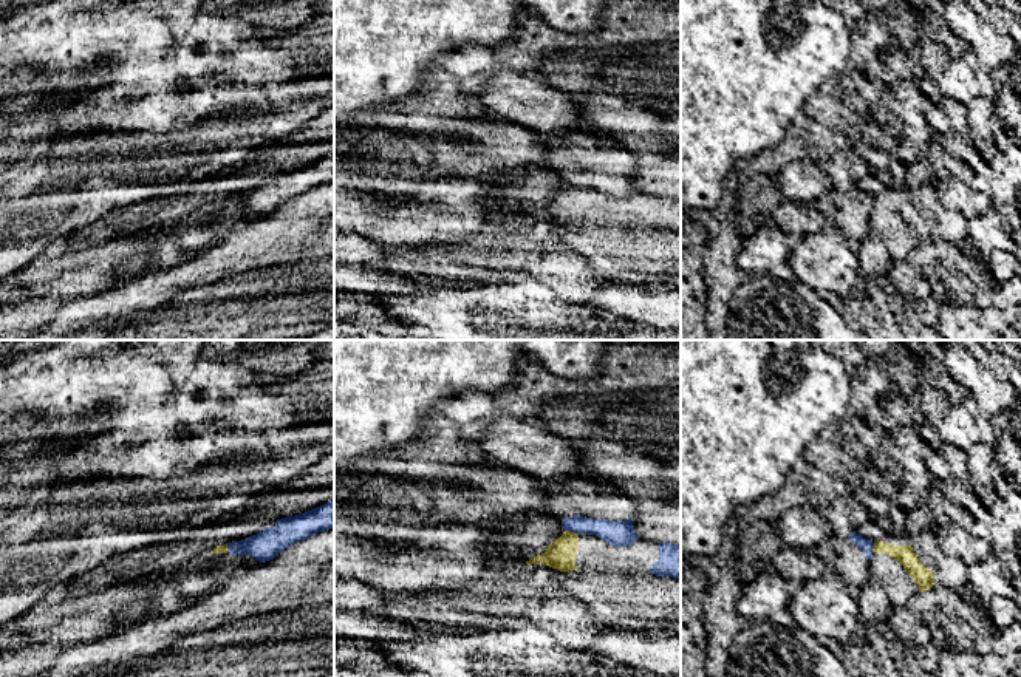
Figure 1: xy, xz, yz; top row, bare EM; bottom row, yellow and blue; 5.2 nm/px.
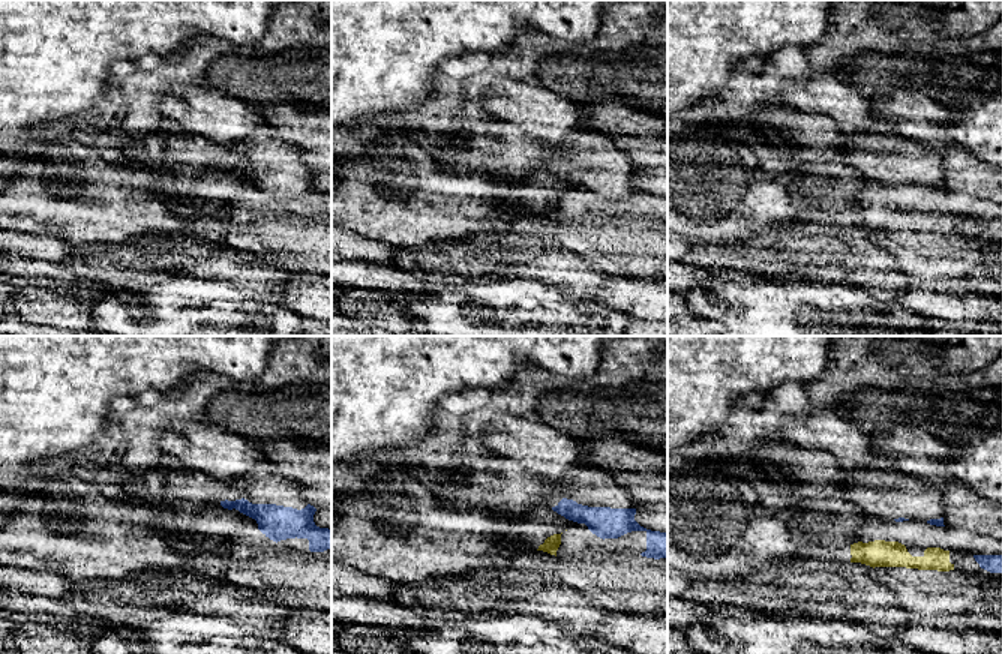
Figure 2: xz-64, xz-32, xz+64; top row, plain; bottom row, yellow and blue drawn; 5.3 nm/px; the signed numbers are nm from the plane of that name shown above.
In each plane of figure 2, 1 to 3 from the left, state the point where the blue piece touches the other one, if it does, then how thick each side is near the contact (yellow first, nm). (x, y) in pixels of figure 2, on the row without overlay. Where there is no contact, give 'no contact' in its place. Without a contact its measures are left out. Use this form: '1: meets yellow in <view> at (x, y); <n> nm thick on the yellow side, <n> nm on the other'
1: no contact
2: no contact
3: no contact

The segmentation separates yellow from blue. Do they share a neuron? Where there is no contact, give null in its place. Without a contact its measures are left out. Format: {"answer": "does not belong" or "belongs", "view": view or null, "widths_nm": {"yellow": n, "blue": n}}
{"answer": "does not belong", "view": "xz", "widths_nm": {"yellow": 160, "blue": 130}}

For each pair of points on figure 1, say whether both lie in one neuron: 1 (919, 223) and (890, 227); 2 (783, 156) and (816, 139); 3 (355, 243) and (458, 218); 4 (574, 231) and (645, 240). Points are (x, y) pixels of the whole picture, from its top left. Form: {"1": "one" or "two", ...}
{"1": "one", "2": "one", "3": "two", "4": "one"}

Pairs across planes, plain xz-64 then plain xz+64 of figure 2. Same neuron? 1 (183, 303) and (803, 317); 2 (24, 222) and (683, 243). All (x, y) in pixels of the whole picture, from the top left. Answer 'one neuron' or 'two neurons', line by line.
1: one neuron
2: two neurons

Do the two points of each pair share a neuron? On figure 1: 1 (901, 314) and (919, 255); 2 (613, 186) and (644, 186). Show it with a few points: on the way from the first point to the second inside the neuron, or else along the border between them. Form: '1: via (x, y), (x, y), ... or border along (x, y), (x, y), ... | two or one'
1: border along (884, 280), (911, 308) | two
2: border along (639, 155), (633, 172), (633, 184), (638, 192) | two

